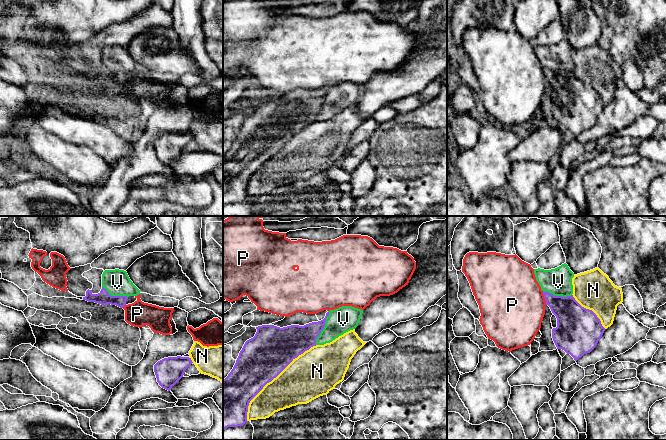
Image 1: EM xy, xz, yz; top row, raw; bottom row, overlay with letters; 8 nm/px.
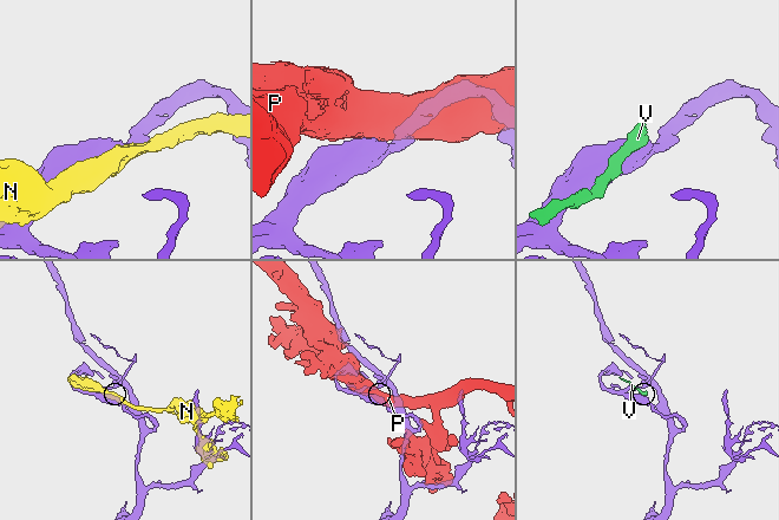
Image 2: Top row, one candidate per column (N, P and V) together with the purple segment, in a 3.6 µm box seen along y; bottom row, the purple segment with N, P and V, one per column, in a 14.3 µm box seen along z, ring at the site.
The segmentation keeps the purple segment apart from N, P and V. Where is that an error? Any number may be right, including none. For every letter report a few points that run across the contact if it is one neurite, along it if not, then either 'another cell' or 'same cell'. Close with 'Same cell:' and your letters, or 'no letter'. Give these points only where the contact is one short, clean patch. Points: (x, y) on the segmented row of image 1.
N: another cell
P: another cell
V: same cell
Same cell: V

